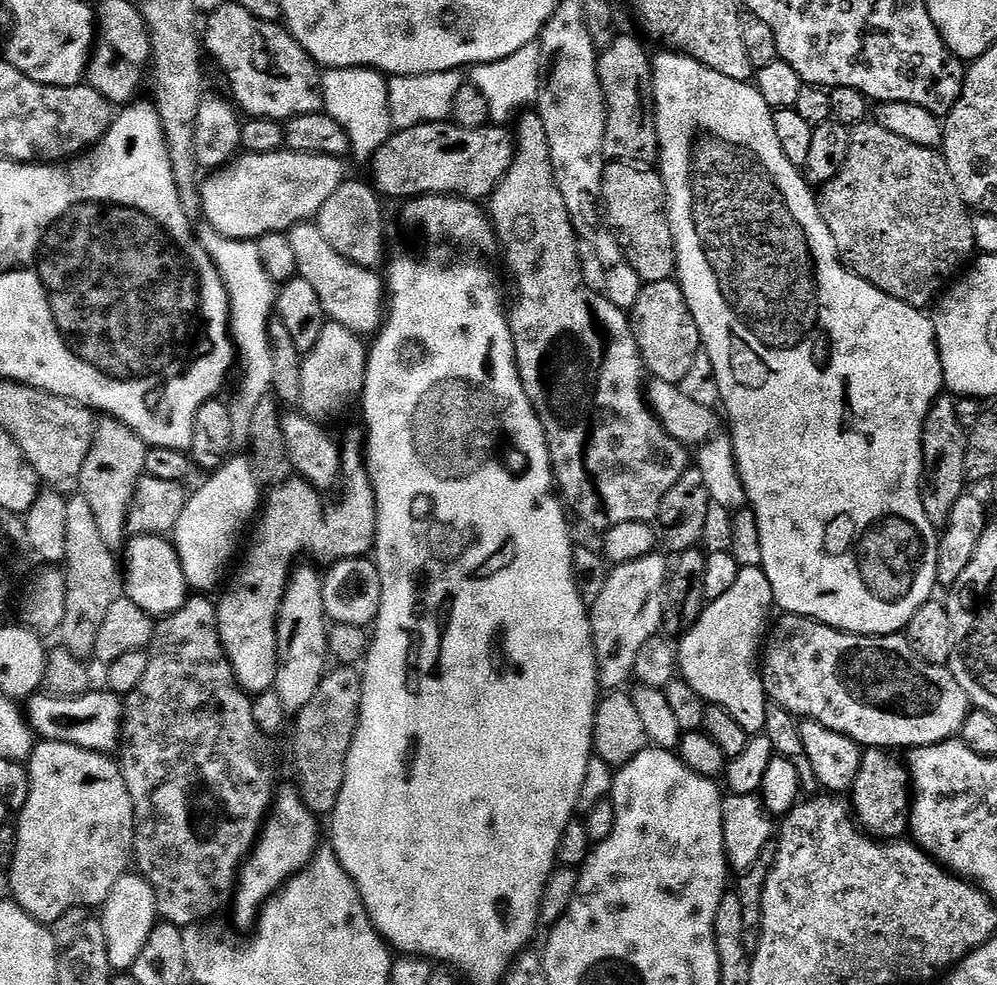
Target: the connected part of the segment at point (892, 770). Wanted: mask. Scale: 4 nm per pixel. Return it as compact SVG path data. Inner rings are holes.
M870 748L864 752L864 757L860 763L860 769L858 770L858 778L854 778L854 786L850 789L850 807L860 825L869 836L878 840L899 840L909 831L908 819L912 813L912 780L908 777L908 770L903 759L900 760L899 755L893 754L891 751L883 748Z

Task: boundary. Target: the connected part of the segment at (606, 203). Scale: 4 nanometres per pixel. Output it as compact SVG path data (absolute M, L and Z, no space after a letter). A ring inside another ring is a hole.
M608 162L599 199L606 224L614 233L624 256L634 266L644 284L673 279L676 270L676 243L668 221L664 183L659 171L652 166L631 162Z

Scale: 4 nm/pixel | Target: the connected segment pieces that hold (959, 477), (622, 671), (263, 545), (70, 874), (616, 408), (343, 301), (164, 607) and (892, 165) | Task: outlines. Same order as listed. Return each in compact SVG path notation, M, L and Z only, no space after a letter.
M941 394L930 406L926 422L922 426L922 454L924 455L924 479L920 493L922 506L926 506L926 518L937 530L943 530L948 524L950 510L960 496L965 495L966 454L968 453L968 432L965 425L956 416L956 403L951 395Z
M660 554L643 556L634 562L615 565L608 573L606 586L602 586L602 594L598 594L590 604L592 621L592 646L596 655L596 679L599 687L604 690L620 690L627 680L633 679L634 658L638 649L661 631L664 623L664 586L670 571L669 561L664 561Z
M357 432L350 433L339 445L340 497L333 504L324 508L324 500L320 497L323 495L313 484L299 478L284 480L269 492L267 489L262 511L251 529L248 557L241 562L232 585L216 604L218 634L224 653L240 687L249 694L267 692L276 683L276 616L288 589L288 581L297 567L296 559L305 552L310 559L317 560L312 561L317 565L331 566L339 560L359 560L373 551L376 543L376 495L368 477L366 444L361 433Z
M41 739L32 752L32 756L26 762L30 774L30 798L26 798L26 806L19 809L20 820L15 821L16 826L16 853L10 865L8 880L12 883L11 899L26 914L30 914L40 923L53 925L66 910L71 908L95 909L94 906L103 905L105 898L114 890L114 882L122 878L129 871L134 860L134 849L136 847L136 815L130 798L130 790L126 786L126 778L120 773L119 763L111 755L103 752L95 752L90 748L83 748L74 744L67 744L61 740Z
M535 110L521 111L515 124L514 143L516 153L510 162L510 168L506 170L504 177L498 182L498 186L491 196L488 197L486 211L496 233L498 248L504 251L504 260L508 263L513 278L516 279L516 305L513 306L512 312L510 308L512 345L516 355L516 369L520 375L522 386L526 390L526 398L530 398L530 402L544 427L544 437L548 443L548 453L552 459L552 475L558 485L559 495L563 497L571 511L572 508L576 511L578 519L585 520L592 528L597 528L597 533L600 534L604 533L608 528L620 525L621 522L642 522L646 524L655 521L658 506L662 504L662 498L666 496L666 490L670 490L670 486L674 486L674 482L678 482L678 478L682 478L682 474L690 466L689 449L674 438L670 438L670 434L666 434L666 430L656 421L656 416L648 407L645 393L642 391L642 385L646 380L644 359L640 356L640 351L636 346L636 339L632 334L632 321L629 313L625 309L611 304L607 296L590 290L582 278L580 259L576 249L578 237L572 225L570 214L566 210L566 202L562 202L562 190L558 190L556 179L552 173L550 146L546 142L546 126L542 126L540 113Z
M315 222L294 225L287 233L287 237L291 249L294 250L296 271L302 279L310 282L310 286L314 286L314 290L318 290L318 299L321 300L324 307L325 317L331 323L341 324L346 326L346 330L357 332L361 338L368 338L379 332L382 327L382 317L386 312L386 284L381 273L379 276L379 271L363 268L342 258L342 254L338 254L338 250L334 250L334 246L330 246L330 242L326 242L326 238L322 238Z
M132 536L123 552L124 591L134 606L142 606L148 616L163 618L186 603L190 589L182 574L182 562L176 553L176 545L171 539L162 536Z
M874 122L858 124L851 129L846 162L838 170L838 174L833 180L819 189L818 203L820 205L820 217L826 222L826 226L830 230L830 238L834 238L834 246L839 252L840 261L843 262L845 268L855 276L861 276L863 280L870 282L870 286L882 290L890 298L898 298L902 302L906 302L911 308L927 309L927 304L929 303L929 307L949 287L953 277L973 259L976 252L970 209L965 204L962 194L958 194L958 186L954 186L954 178L950 175L943 155L934 148L914 146L914 142L906 142L906 138L898 138L898 134L890 134L890 130L882 130L882 126L878 126Z

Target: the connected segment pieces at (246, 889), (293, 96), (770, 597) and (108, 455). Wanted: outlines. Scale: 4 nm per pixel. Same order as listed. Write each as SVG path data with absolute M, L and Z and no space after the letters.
M295 787L283 788L275 793L268 818L252 847L252 853L240 869L236 890L230 901L233 922L240 928L248 928L247 930L255 929L260 909L283 888L291 876L296 876L316 857L322 844L320 824L316 821L319 820L317 813L311 812L306 802L302 802Z
M225 2L207 20L208 25L205 23L202 28L203 47L224 71L232 91L231 99L245 117L287 122L302 114L324 111L321 69L308 57L306 50L302 50L287 27L260 20L234 2Z
M741 568L734 586L730 586L722 598L707 601L698 619L678 640L678 672L682 679L694 686L694 690L698 690L700 697L709 705L726 709L738 726L750 734L763 733L766 726L766 710L770 701L764 692L762 641L770 628L775 602L770 578L766 578L763 568Z
M104 416L96 420L90 452L86 454L86 462L78 477L78 485L80 484L78 492L86 498L86 502L90 502L90 510L98 521L98 531L102 534L102 542L106 542L106 546L114 550L119 549L125 543L128 532L128 507L134 498L137 482L141 476L145 475L144 467L148 450L149 445L145 444L142 437L134 434L134 430L130 430L130 426L126 426L121 420L116 420L113 416Z

